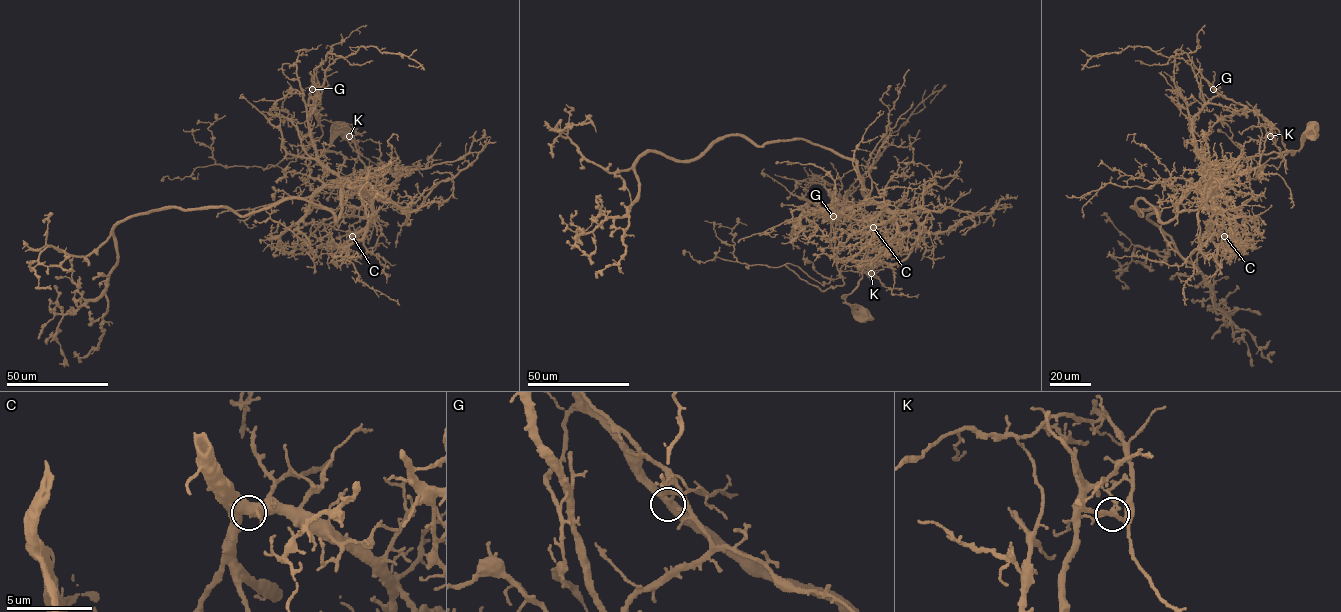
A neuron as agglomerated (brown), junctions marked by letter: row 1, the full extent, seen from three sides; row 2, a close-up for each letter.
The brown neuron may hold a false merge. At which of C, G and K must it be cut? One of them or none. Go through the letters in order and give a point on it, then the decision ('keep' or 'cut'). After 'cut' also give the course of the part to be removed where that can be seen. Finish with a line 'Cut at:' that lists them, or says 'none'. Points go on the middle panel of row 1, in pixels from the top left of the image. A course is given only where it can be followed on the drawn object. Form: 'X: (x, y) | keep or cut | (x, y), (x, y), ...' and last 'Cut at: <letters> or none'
C: (873, 227) | keep
G: (833, 216) | keep
K: (871, 273) | cut | (871, 274), (837, 268), (830, 244), (835, 202), (875, 162), (882, 142), (942, 88), (930, 103)
Cut at: K

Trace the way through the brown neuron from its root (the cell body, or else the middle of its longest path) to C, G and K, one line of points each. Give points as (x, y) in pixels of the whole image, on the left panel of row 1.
C: (344, 129), (323, 151), (332, 150), (345, 156), (339, 177), (371, 198), (372, 214), (367, 224), (352, 236)
G: (344, 129), (323, 151), (346, 157), (333, 172), (311, 135), (312, 89)
K: (344, 129), (323, 151), (346, 157), (339, 173), (344, 182), (382, 194), (397, 177), (367, 168), (349, 136)

